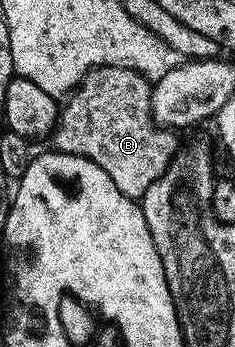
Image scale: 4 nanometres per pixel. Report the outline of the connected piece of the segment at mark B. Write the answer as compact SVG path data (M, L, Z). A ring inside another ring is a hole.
M96 66L94 69L86 73L86 77L83 78L82 83L78 86L78 89L73 91L69 95L66 106L65 104L61 107L58 115L58 122L52 132L52 139L54 138L53 146L61 154L72 154L78 155L81 158L88 158L92 160L94 164L99 164L100 168L103 168L104 172L108 173L111 177L113 184L120 191L128 195L129 198L140 200L144 194L151 186L151 184L159 178L160 175L169 166L169 161L177 153L178 144L176 144L175 134L171 129L167 127L160 127L156 125L154 118L151 116L150 110L150 92L152 86L151 83L144 77L143 74L136 73L135 70L129 70L128 68L120 68L119 66Z

